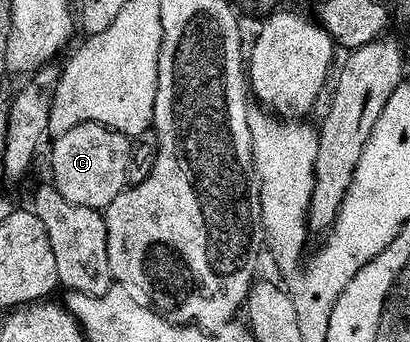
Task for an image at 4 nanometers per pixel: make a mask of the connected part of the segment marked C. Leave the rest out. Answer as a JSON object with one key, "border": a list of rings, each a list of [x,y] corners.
{"border":[[[88,122],[67,132],[52,144],[54,146],[51,182],[64,198],[71,200],[71,204],[105,204],[126,189],[130,181],[130,167],[134,165],[133,142],[126,134],[100,126],[98,122]]]}

